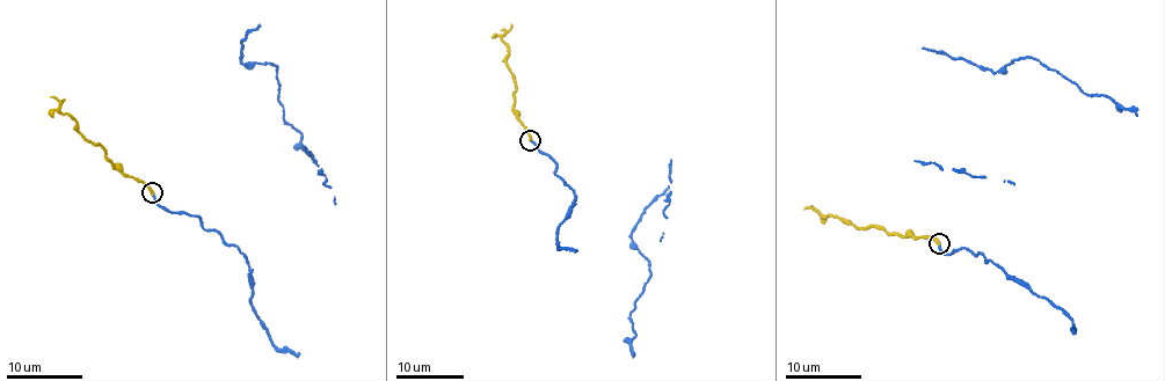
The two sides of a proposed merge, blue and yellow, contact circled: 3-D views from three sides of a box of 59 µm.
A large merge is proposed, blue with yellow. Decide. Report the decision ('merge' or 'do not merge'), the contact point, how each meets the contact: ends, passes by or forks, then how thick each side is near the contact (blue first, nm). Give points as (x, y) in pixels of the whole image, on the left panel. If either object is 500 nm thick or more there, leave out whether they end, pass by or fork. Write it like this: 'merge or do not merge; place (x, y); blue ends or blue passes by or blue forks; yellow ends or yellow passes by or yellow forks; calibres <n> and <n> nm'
merge; place (152, 192); blue ends; yellow ends; calibres 240 and 260 nm

